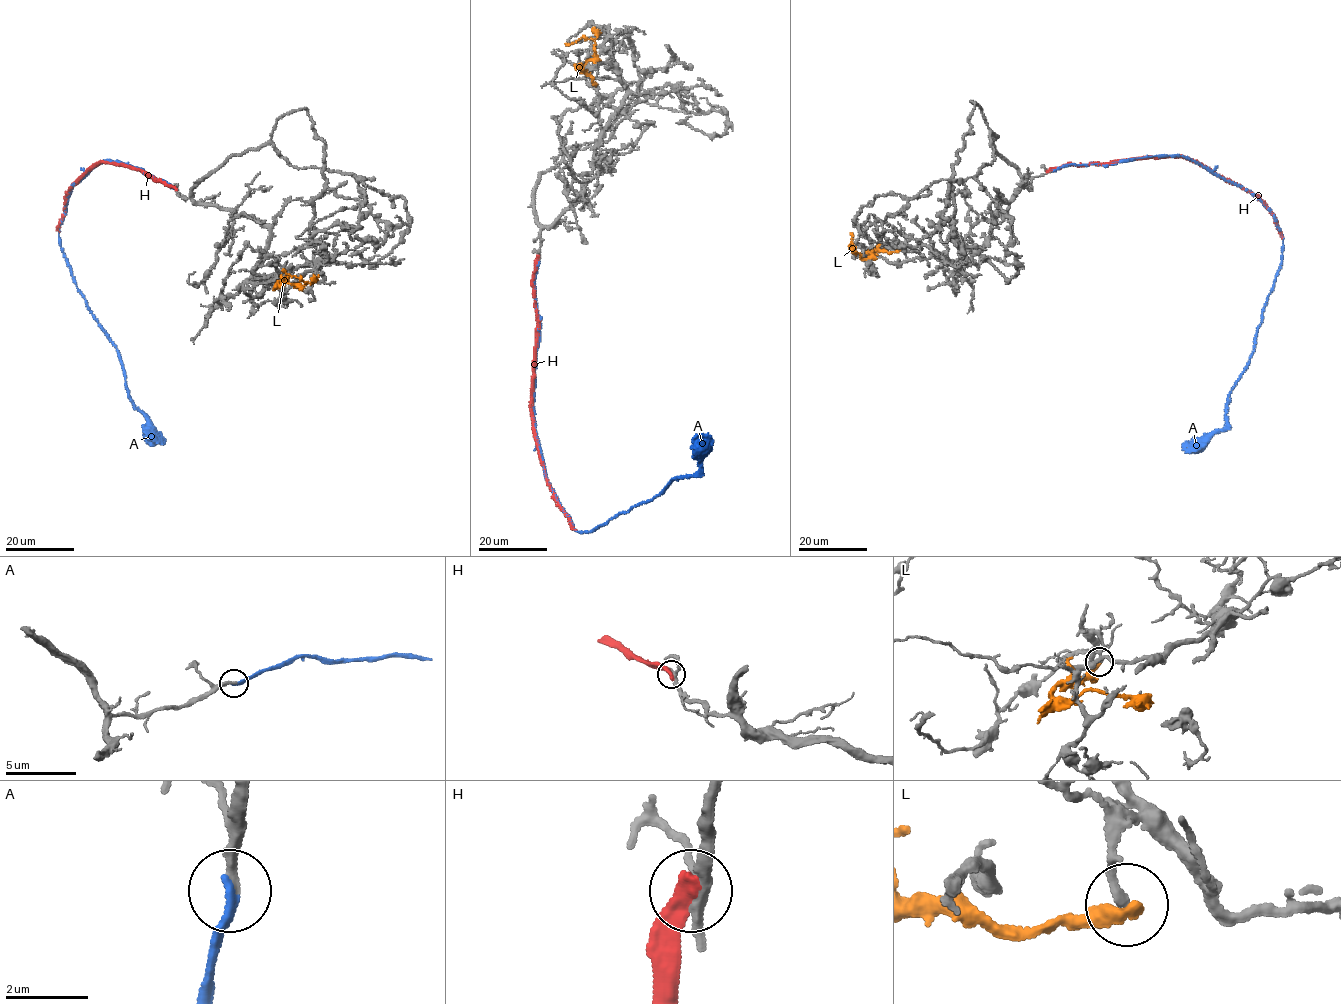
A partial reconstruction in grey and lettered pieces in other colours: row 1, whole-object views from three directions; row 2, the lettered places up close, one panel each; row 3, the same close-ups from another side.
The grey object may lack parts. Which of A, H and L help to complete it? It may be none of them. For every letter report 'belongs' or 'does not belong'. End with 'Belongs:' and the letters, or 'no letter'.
A: belongs
H: does not belong
L: does not belong
Belongs: A

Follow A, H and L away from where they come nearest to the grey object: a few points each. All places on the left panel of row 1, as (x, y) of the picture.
A: (174, 187), (103, 160), (73, 184), (59, 229), (76, 288), (117, 348), (133, 405), (157, 444)
H: (175, 188), (136, 168), (107, 162), (95, 163), (72, 183), (58, 231)
L: (288, 276), (278, 284), (294, 283), (301, 289), (307, 283), (282, 270)

